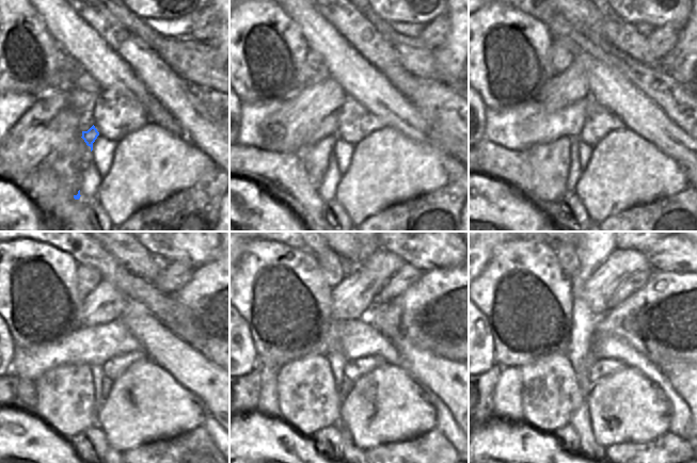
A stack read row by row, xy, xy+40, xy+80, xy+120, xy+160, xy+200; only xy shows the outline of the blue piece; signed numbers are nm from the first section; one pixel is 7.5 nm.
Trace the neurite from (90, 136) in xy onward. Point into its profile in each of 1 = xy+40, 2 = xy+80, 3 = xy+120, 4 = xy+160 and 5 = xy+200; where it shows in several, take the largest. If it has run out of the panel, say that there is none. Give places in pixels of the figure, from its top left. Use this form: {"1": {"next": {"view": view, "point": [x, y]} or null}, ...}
{"1": {"next": {"view": "xy+40", "point": [301, 173]}}, "2": {"next": {"view": "xy+80", "point": [543, 173]}}, "3": {"next": {"view": "xy+120", "point": [67, 393]}}, "4": {"next": {"view": "xy+160", "point": [309, 401]}}, "5": {"next": {"view": "xy+200", "point": [550, 396]}}}

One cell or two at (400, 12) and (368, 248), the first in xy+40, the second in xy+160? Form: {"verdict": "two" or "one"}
{"verdict": "two"}

